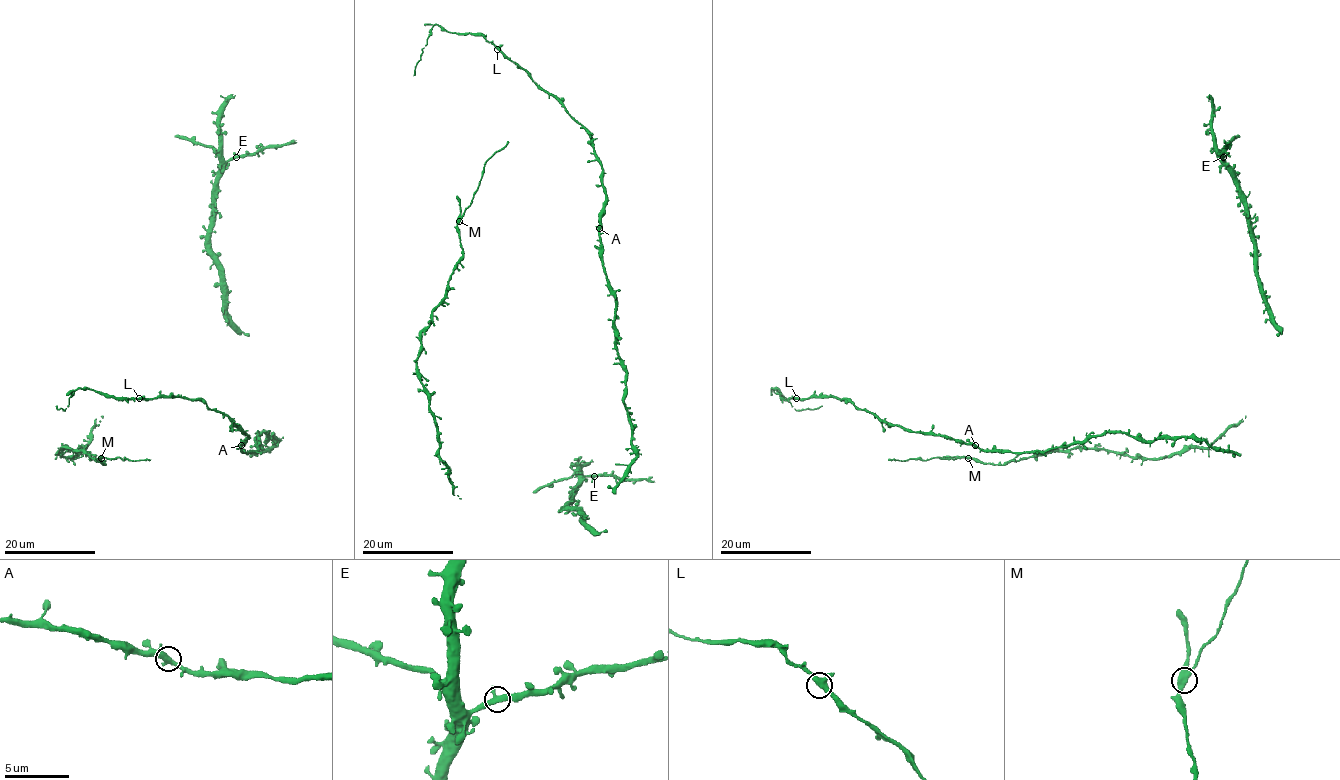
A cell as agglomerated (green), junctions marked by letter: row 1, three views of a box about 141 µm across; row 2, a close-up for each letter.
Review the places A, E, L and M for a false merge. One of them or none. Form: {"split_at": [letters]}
{"split_at": ["M"]}

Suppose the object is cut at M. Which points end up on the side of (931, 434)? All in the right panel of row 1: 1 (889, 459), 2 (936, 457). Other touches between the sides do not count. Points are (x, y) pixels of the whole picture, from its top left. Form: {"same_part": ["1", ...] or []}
{"same_part": []}

